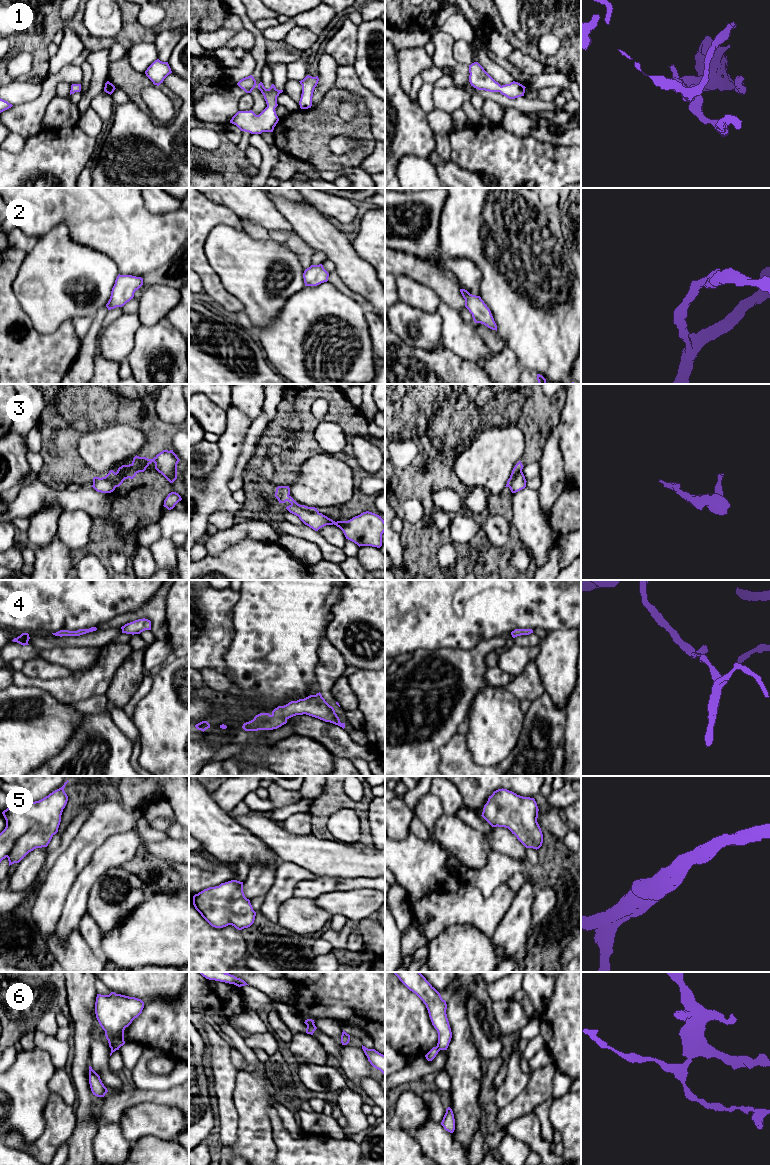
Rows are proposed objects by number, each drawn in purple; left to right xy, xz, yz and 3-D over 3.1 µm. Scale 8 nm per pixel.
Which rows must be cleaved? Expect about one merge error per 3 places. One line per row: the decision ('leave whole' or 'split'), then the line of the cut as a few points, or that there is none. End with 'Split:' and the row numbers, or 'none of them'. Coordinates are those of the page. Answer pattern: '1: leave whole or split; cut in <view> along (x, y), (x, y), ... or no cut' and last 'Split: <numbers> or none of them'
1: leave whole; no cut
2: leave whole; no cut
3: split; cut in xz along (291, 503), (297, 504), (305, 510), (318, 513)
4: leave whole; no cut
5: leave whole; no cut
6: split; cut in yz along (436, 1046), (439, 1050)
Split: 3, 6

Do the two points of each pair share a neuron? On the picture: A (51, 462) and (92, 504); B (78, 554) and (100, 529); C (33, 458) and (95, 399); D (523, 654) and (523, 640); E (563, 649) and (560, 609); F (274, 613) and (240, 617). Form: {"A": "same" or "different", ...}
{"A": "different", "B": "same", "C": "different", "D": "different", "E": "different", "F": "same"}

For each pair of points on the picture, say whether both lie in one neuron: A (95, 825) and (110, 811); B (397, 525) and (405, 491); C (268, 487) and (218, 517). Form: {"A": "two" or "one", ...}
{"A": "one", "B": "two", "C": "two"}

